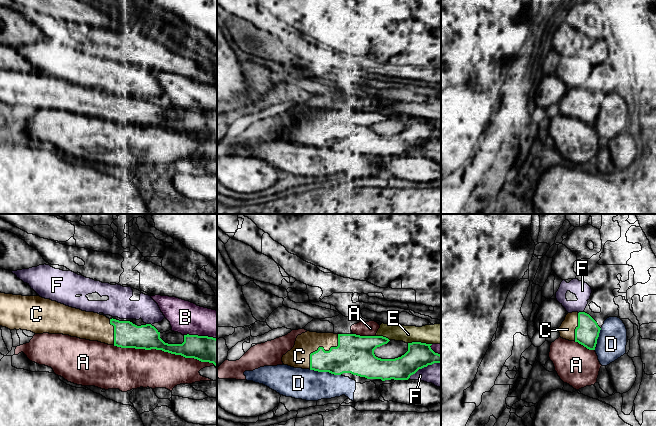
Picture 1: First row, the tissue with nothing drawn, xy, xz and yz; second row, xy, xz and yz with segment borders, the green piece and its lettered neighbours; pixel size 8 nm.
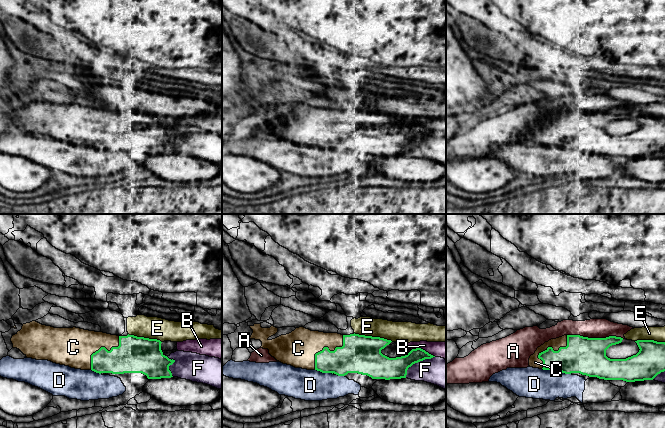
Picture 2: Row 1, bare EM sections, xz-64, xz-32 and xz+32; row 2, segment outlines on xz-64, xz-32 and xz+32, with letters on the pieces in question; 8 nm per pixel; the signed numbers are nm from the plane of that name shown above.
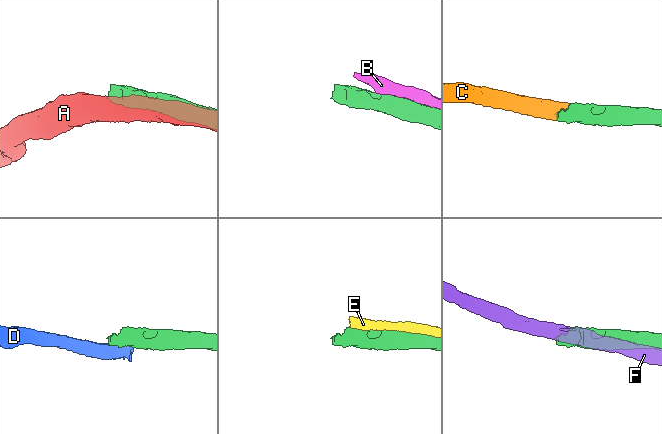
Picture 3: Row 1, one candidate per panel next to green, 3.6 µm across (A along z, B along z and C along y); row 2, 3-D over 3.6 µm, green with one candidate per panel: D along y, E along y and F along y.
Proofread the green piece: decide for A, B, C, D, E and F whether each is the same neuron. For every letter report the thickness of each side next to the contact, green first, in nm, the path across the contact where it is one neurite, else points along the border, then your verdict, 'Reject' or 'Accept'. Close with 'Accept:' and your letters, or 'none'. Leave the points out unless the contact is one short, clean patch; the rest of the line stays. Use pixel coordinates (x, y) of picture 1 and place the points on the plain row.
A: Thickness 200 nm (green) against 300 nm. Reject
B: Thickness 200 nm (green) against 260 nm. Reject
C: Thickness 280 nm (green) against 180 nm. Path across: xz (352, 131), (327, 128), (322, 123), (299, 132). Accept
D: Thickness 280 nm (green) against 240 nm. Reject
E: Thickness 200 nm (green) against 160 nm. Reject
F: Thickness 200 nm (green) against 190 nm. Reject
Accept: C

